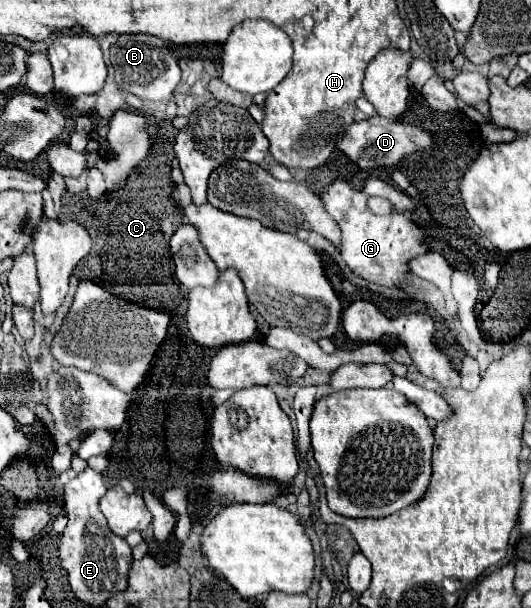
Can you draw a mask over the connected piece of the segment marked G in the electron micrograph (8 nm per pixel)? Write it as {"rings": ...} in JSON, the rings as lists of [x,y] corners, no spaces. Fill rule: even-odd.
{"rings":[[[368,177],[366,187],[360,191],[352,189],[346,181],[336,179],[322,195],[322,201],[324,201],[324,207],[328,209],[328,213],[334,219],[338,219],[338,225],[342,229],[342,241],[344,241],[342,257],[344,257],[346,265],[352,269],[354,275],[358,275],[366,281],[374,281],[376,285],[382,285],[382,287],[400,285],[402,281],[406,281],[406,273],[410,269],[408,267],[410,259],[424,255],[428,251],[424,233],[417,224],[408,221],[404,215],[404,211],[412,211],[410,197],[400,193],[398,189],[390,187],[388,183],[384,183],[378,177]],[[374,195],[386,197],[388,201],[392,201],[396,211],[390,215],[382,215],[382,217],[370,213],[368,199]]]}

